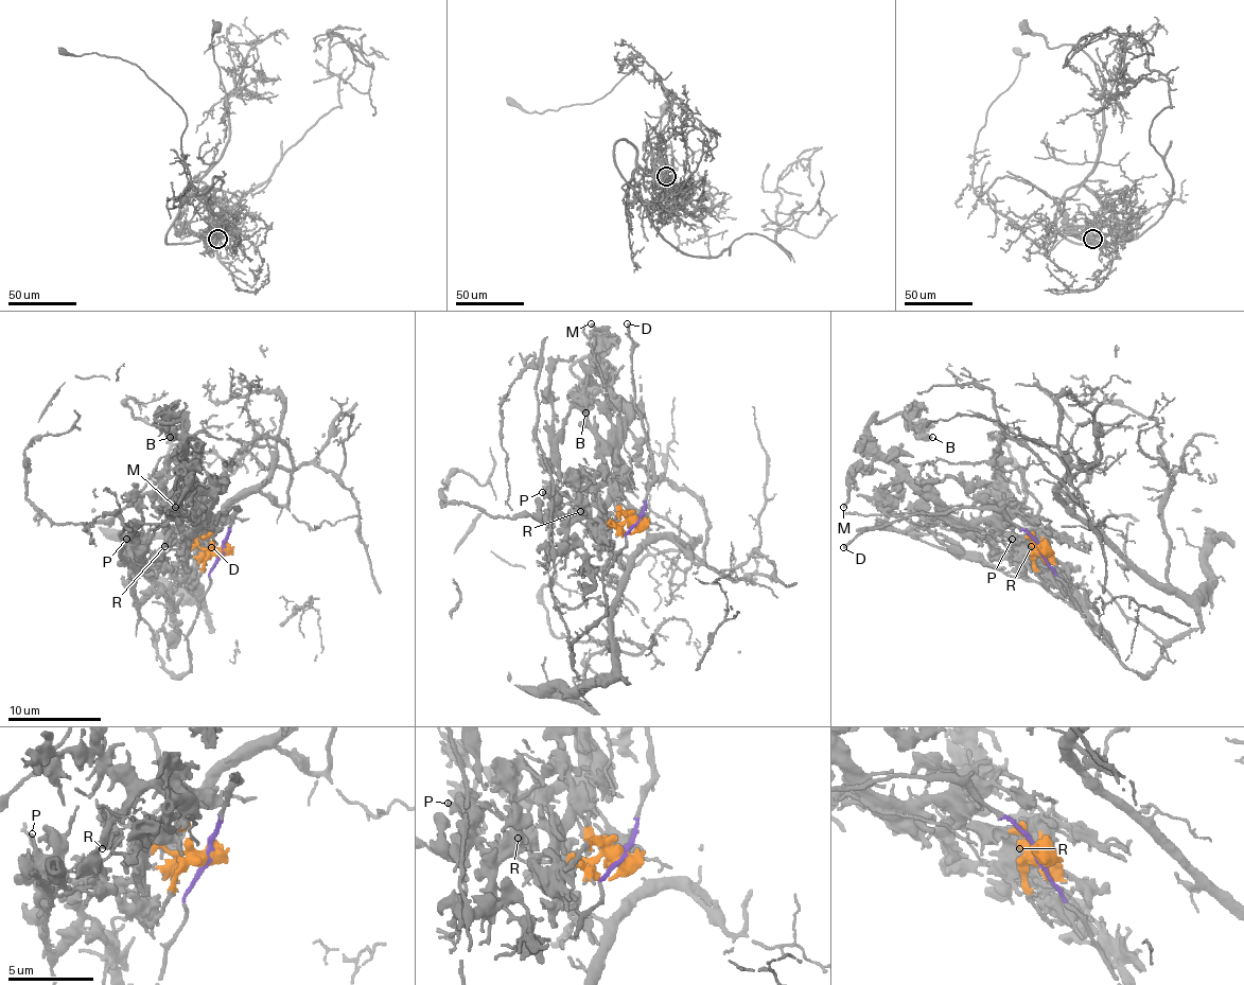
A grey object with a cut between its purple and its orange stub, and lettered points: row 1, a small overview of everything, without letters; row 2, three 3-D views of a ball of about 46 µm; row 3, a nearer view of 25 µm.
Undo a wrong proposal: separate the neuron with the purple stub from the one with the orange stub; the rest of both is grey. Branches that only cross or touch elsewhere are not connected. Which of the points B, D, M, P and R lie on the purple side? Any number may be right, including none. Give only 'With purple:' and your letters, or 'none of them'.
With purple: D

